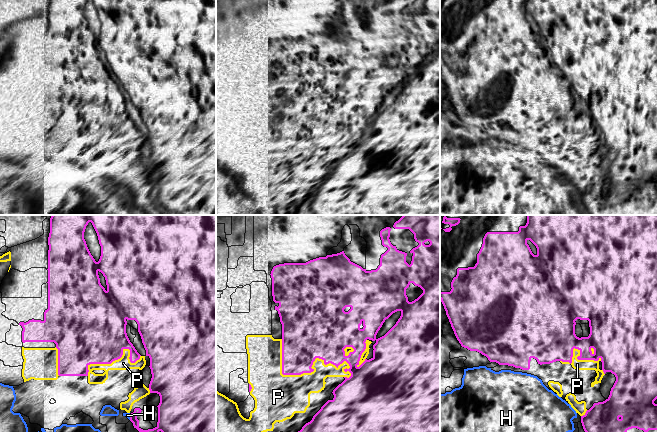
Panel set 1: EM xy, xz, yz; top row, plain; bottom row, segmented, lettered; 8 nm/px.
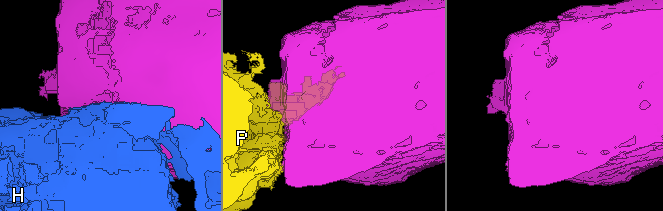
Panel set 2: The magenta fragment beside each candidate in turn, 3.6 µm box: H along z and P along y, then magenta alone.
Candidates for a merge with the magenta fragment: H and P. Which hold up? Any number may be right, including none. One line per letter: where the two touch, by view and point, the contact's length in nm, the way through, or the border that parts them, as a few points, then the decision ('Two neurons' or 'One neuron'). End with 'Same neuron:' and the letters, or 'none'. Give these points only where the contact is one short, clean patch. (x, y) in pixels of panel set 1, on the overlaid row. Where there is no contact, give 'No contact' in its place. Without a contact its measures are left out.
H: Touches magenta at xy (130, 417). Shared border 50 nm. Two neurons
P: Touches magenta at xz (309, 372). Shared border 650 nm. Two neurons
Same neuron: none

